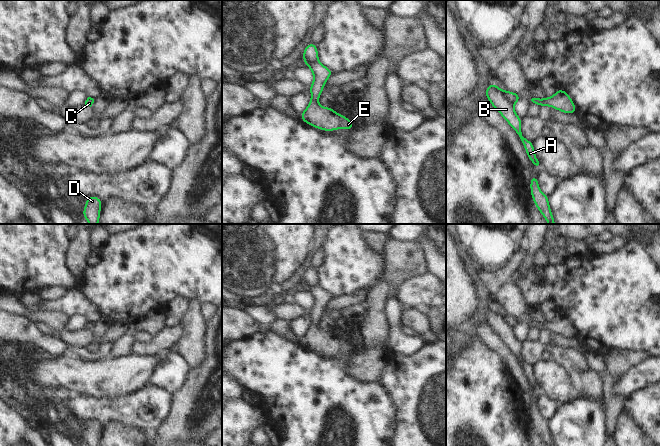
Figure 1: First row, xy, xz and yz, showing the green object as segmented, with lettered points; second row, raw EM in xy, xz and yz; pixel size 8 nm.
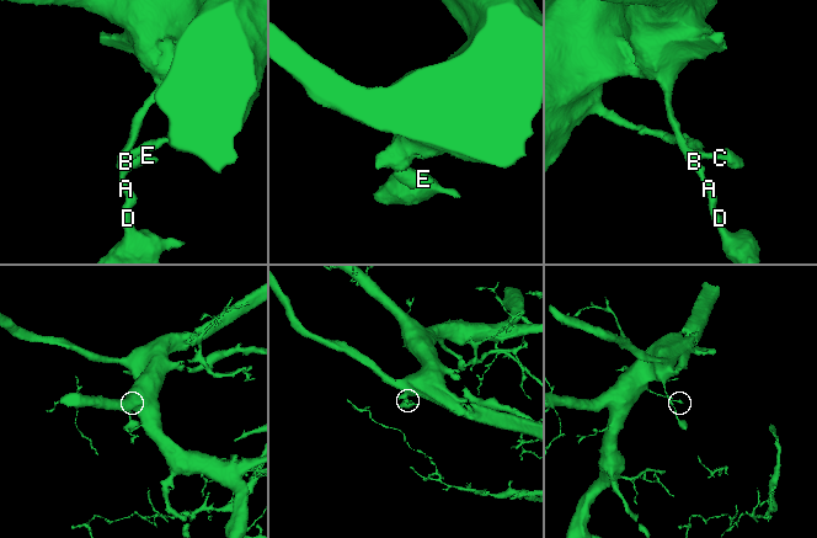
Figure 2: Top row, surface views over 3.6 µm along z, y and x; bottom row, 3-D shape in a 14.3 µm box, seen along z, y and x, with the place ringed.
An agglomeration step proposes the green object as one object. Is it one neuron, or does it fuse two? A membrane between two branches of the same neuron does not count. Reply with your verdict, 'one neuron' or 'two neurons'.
one neuron

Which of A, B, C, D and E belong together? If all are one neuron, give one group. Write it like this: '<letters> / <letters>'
A B C D E

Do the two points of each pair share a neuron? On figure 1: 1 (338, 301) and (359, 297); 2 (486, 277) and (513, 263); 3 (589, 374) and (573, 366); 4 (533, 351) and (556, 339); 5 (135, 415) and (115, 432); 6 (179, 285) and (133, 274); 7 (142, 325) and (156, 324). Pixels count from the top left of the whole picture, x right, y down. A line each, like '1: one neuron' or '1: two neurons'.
1: one neuron
2: one neuron
3: two neurons
4: two neurons
5: two neurons
6: one neuron
7: one neuron

